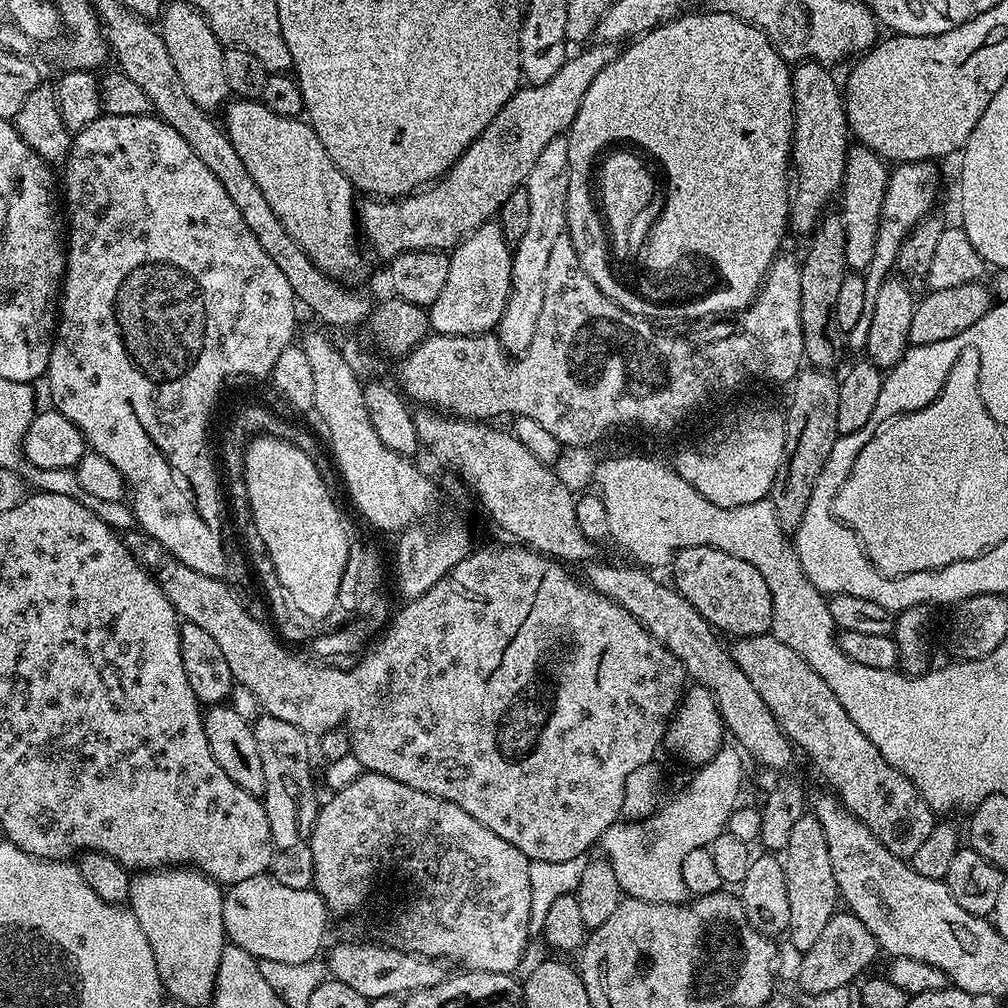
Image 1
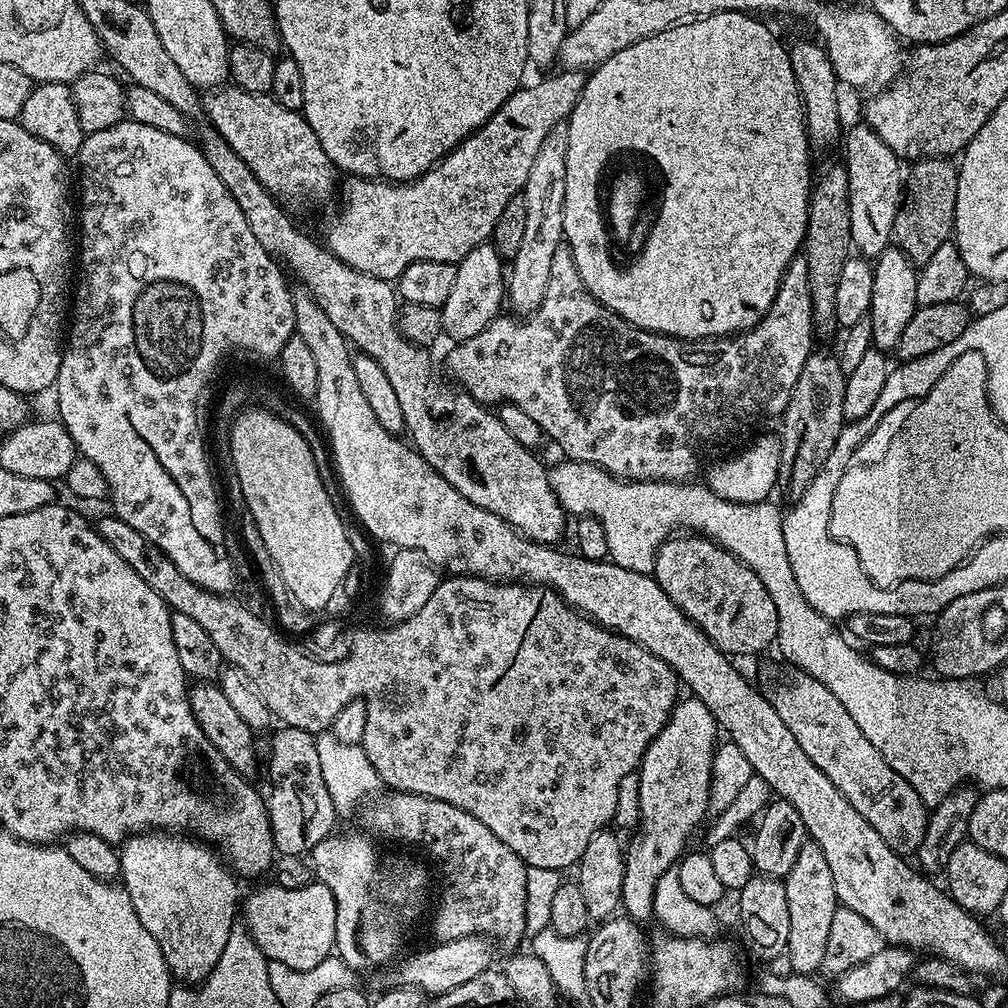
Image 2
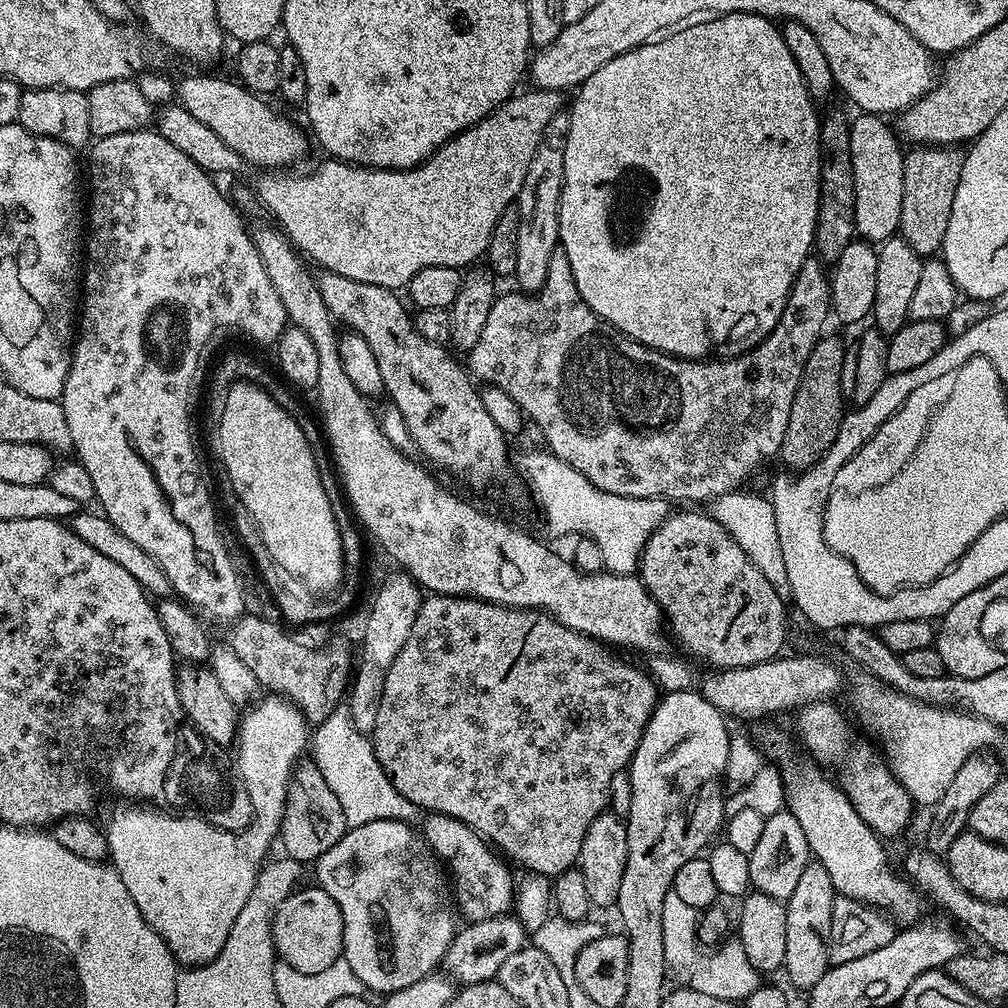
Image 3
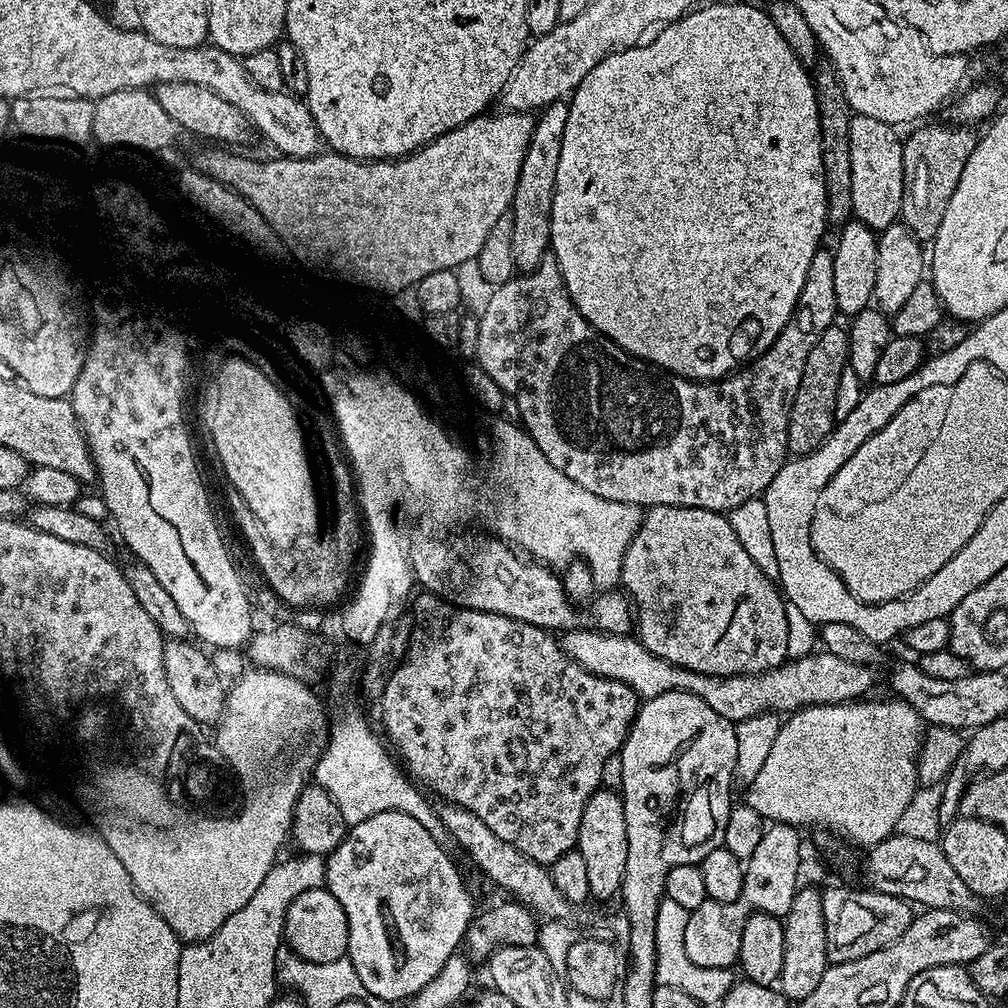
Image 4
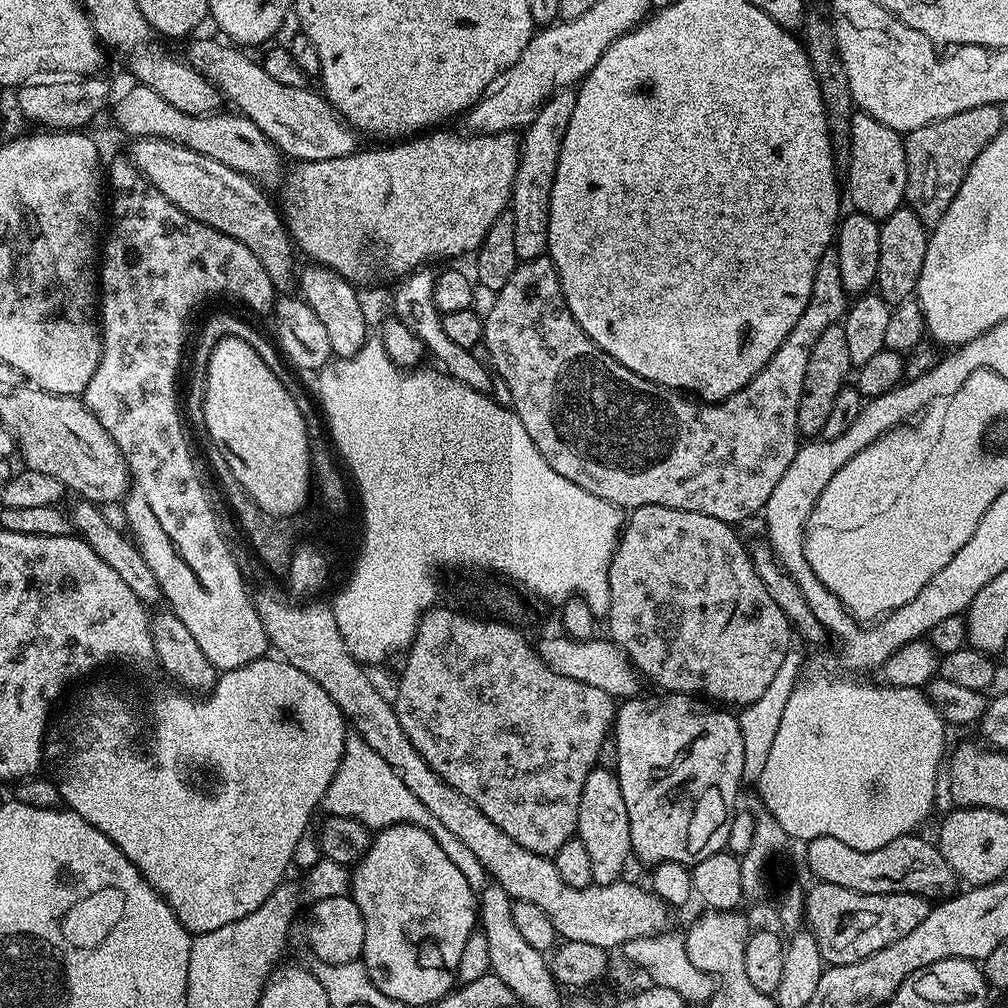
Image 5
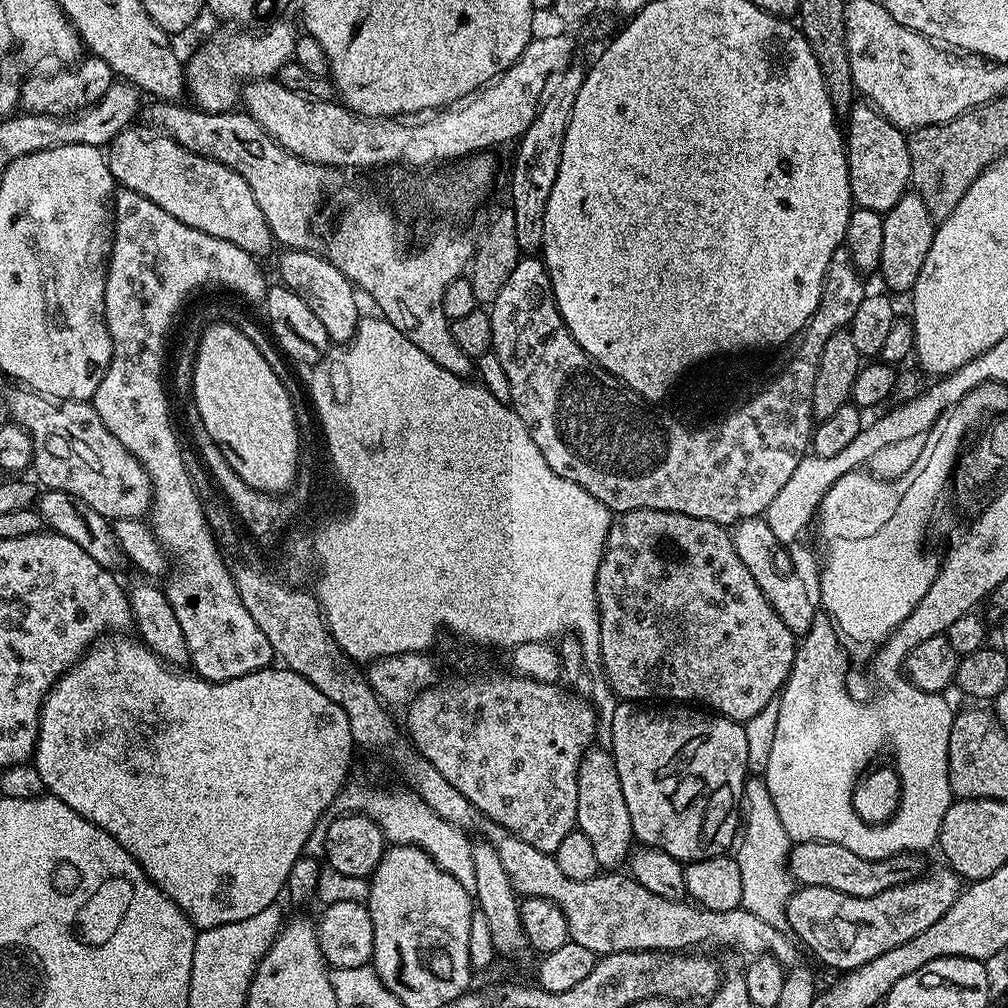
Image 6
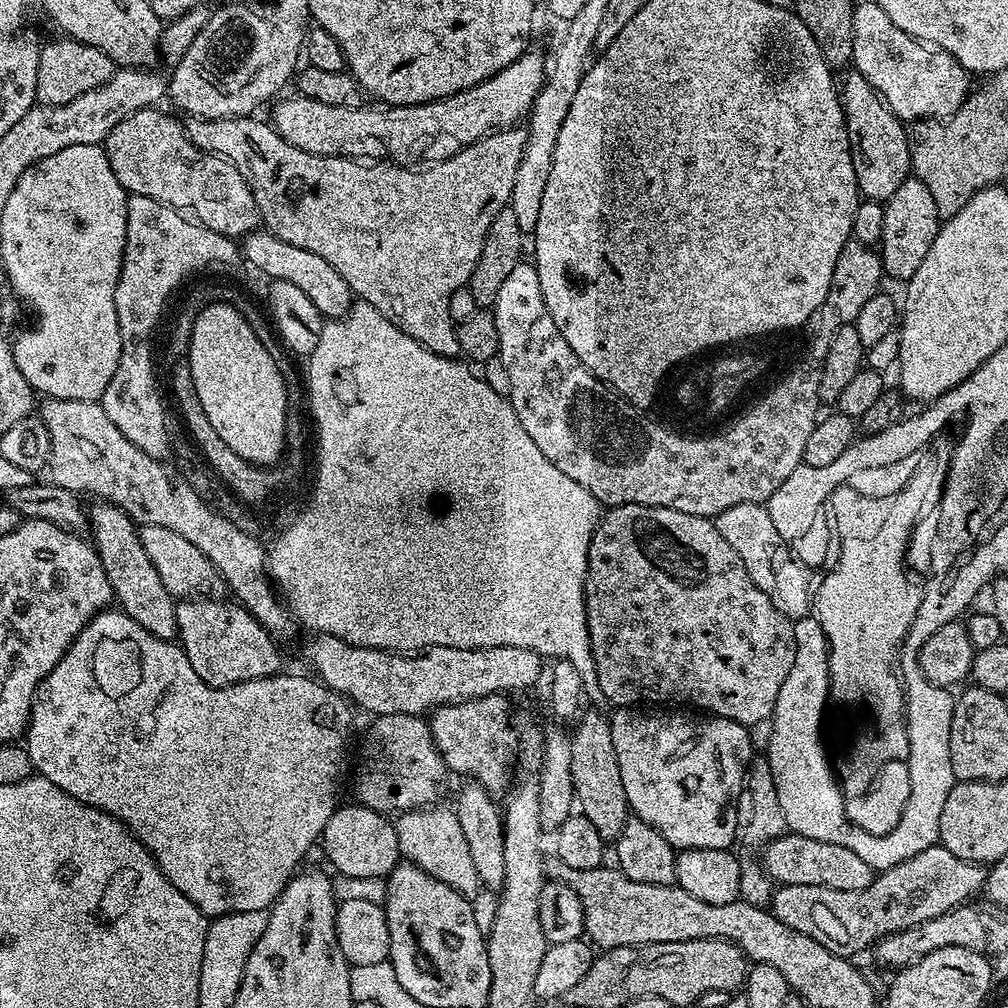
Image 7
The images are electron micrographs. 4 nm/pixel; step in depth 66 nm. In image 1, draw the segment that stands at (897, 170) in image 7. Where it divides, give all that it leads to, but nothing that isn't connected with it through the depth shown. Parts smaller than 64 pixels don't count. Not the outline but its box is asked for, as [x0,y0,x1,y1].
[838,143,889,270]

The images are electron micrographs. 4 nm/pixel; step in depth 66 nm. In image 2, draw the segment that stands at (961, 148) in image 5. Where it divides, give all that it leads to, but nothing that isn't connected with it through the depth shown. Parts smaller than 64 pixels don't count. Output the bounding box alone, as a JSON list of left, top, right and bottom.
[892,156,958,266]

